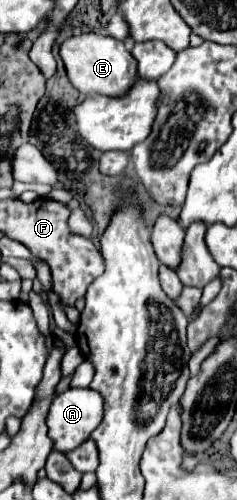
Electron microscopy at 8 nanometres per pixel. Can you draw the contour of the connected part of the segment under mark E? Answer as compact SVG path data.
M105 34L71 36L61 44L59 54L65 62L65 70L71 84L81 94L101 94L109 98L121 98L133 88L137 80L137 60L131 56L125 42L115 40L111 36Z

